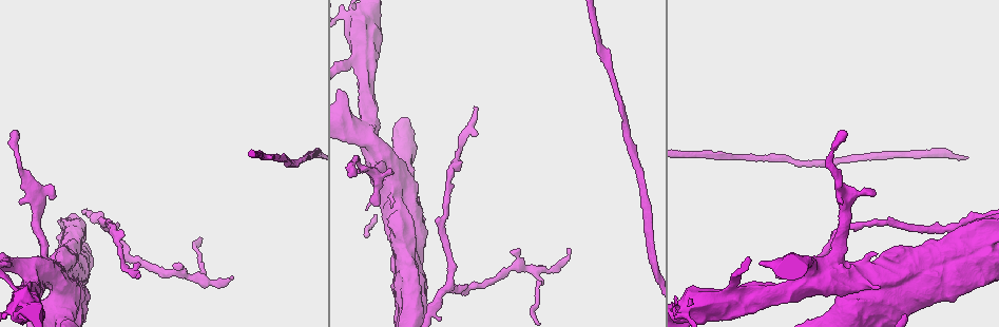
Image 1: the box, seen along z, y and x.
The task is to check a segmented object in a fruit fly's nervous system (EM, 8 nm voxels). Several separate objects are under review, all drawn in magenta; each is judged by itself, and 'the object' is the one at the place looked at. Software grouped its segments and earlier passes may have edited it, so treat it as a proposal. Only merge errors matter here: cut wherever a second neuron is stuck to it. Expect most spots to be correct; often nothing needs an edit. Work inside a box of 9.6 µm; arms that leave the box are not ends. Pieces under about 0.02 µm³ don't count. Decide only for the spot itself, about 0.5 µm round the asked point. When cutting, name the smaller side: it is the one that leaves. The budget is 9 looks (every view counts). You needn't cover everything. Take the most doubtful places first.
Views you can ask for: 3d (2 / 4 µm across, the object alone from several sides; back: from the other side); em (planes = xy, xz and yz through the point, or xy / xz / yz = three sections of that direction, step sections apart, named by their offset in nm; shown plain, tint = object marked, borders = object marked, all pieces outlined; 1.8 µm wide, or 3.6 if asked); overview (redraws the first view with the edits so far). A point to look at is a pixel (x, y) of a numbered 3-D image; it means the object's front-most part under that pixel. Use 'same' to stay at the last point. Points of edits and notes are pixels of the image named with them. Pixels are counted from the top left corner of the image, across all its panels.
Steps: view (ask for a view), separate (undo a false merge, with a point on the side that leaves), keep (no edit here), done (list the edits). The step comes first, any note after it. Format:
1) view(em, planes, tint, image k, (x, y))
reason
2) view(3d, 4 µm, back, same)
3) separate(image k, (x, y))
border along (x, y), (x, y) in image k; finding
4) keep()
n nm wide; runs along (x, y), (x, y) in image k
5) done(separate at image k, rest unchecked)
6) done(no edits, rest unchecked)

view(em, 3.6 µm, xy, step 4, tint, image 1, (980, 247))
abrupt turn

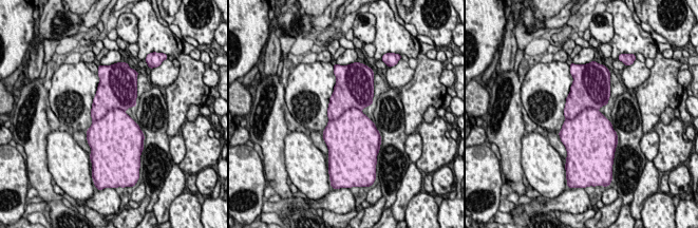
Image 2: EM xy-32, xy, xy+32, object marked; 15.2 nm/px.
separate(image 2, (345, 95))
border along (360, 110), (347, 108), (328, 120) in image 2; a second neuron is stuck on

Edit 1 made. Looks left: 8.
view(overview)
see it whole again

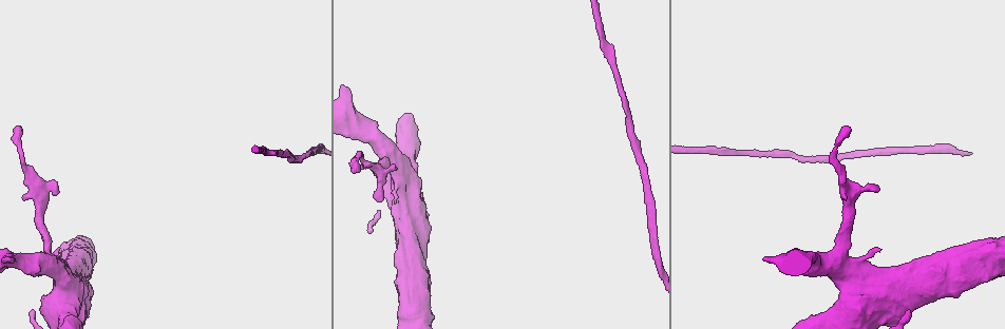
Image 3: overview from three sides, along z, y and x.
view(3d, 4 µm, image 3, (51, 266))
arms part here

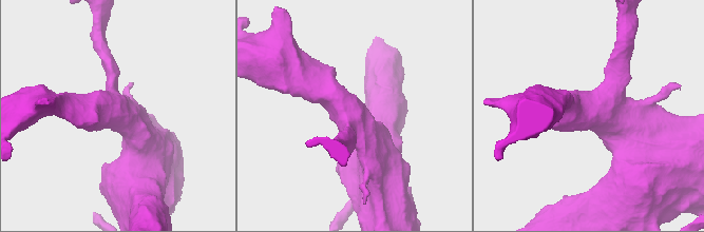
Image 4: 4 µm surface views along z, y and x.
view(em, 3.6 µm, planes, tint, image 4, (353, 128))
3 arms; arms of 220, 460, 700 nm

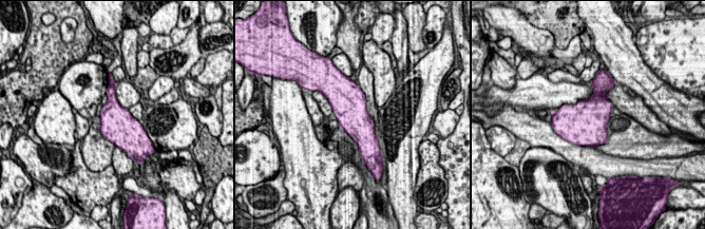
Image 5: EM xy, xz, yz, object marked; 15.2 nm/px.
keep()
continuous, no second neuron

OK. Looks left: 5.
done(separate at image 2, rest unchecked)

